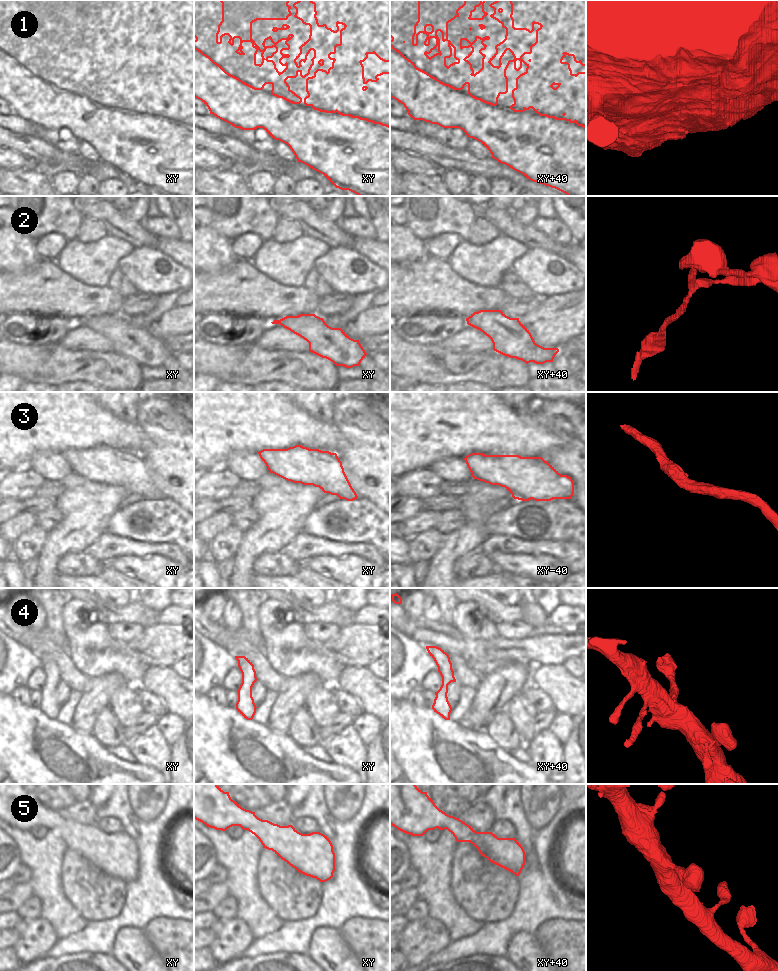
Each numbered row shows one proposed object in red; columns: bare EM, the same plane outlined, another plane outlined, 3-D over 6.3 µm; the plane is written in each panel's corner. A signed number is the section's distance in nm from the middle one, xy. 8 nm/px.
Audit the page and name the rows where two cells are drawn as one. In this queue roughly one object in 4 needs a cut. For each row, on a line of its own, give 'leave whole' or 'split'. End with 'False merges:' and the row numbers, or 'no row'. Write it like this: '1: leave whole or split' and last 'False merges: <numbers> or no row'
1: leave whole
2: leave whole
3: leave whole
4: leave whole
5: leave whole
False merges: no row

